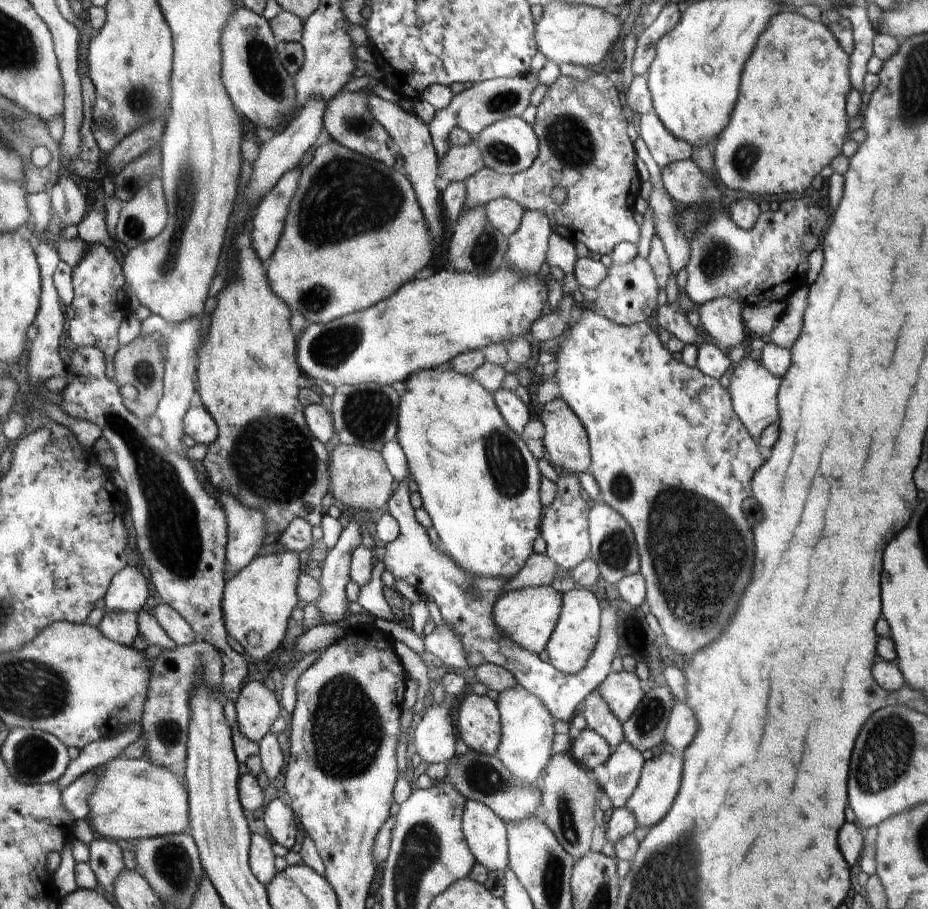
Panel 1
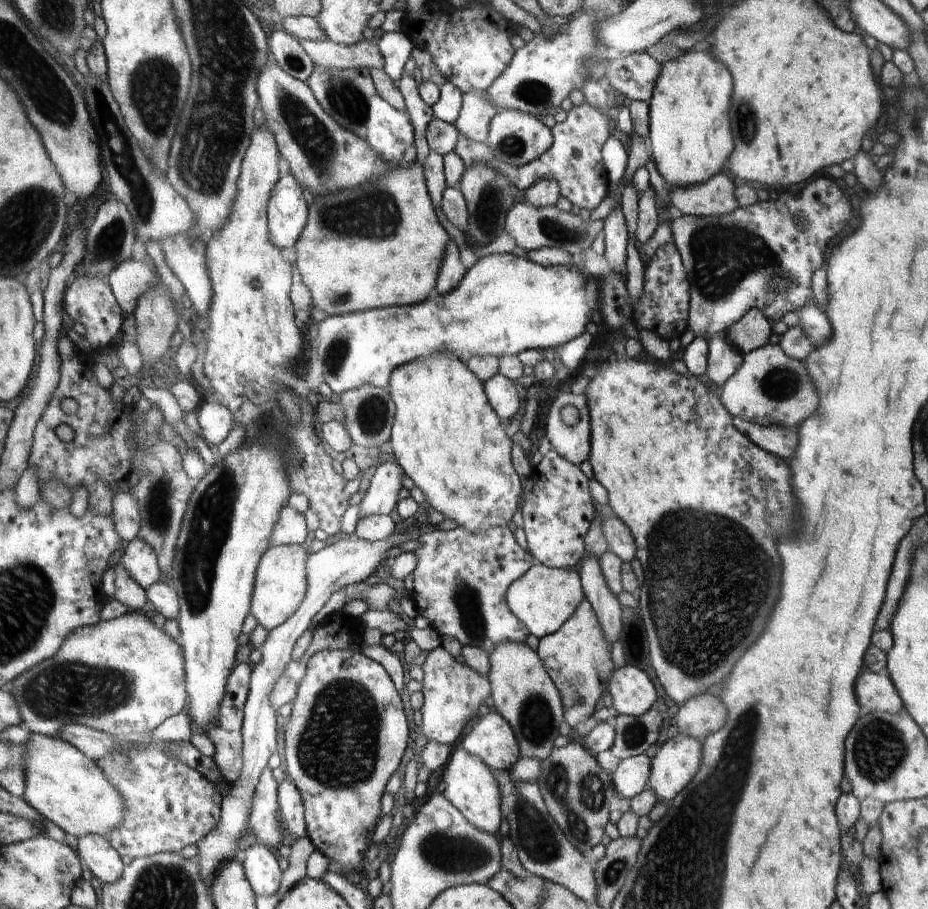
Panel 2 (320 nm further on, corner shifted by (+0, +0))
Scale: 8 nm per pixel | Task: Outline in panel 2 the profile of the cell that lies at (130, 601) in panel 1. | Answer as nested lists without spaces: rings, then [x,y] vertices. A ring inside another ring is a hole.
[[[135,537],[128,543],[120,562],[144,590],[158,582],[162,576],[154,549],[141,538]]]

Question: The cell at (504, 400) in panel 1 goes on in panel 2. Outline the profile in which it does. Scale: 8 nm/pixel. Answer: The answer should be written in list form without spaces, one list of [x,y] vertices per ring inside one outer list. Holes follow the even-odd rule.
[[[495,374],[485,381],[490,404],[493,405],[500,420],[507,423],[520,411],[520,399],[513,381],[503,374]]]

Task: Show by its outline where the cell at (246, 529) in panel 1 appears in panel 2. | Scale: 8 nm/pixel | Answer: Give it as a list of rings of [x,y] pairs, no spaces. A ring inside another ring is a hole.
[[[286,505],[273,530],[274,545],[302,545],[311,540],[305,515]]]

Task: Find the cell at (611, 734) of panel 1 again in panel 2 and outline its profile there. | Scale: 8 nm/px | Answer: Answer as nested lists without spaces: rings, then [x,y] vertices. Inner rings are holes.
[[[586,555],[580,568],[581,584],[584,586],[585,599],[596,610],[597,619],[605,633],[605,639],[612,644],[619,638],[621,632],[622,606],[617,596],[606,584],[605,575],[601,569],[601,561],[596,557]]]

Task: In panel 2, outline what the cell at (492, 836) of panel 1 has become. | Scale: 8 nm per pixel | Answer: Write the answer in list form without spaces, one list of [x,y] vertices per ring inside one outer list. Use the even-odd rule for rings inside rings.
[[[456,749],[449,758],[443,773],[443,796],[450,801],[468,820],[482,832],[491,835],[504,831],[503,812],[501,811],[501,783],[490,773],[490,769],[480,758],[466,752],[466,749]]]

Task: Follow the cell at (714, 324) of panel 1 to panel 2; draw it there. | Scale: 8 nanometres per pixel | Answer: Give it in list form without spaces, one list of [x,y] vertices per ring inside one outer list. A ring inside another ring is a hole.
[[[726,330],[709,336],[708,343],[708,370],[705,373],[711,382],[720,387],[736,374],[736,370],[740,370],[738,366],[743,363],[742,354],[732,346]]]

